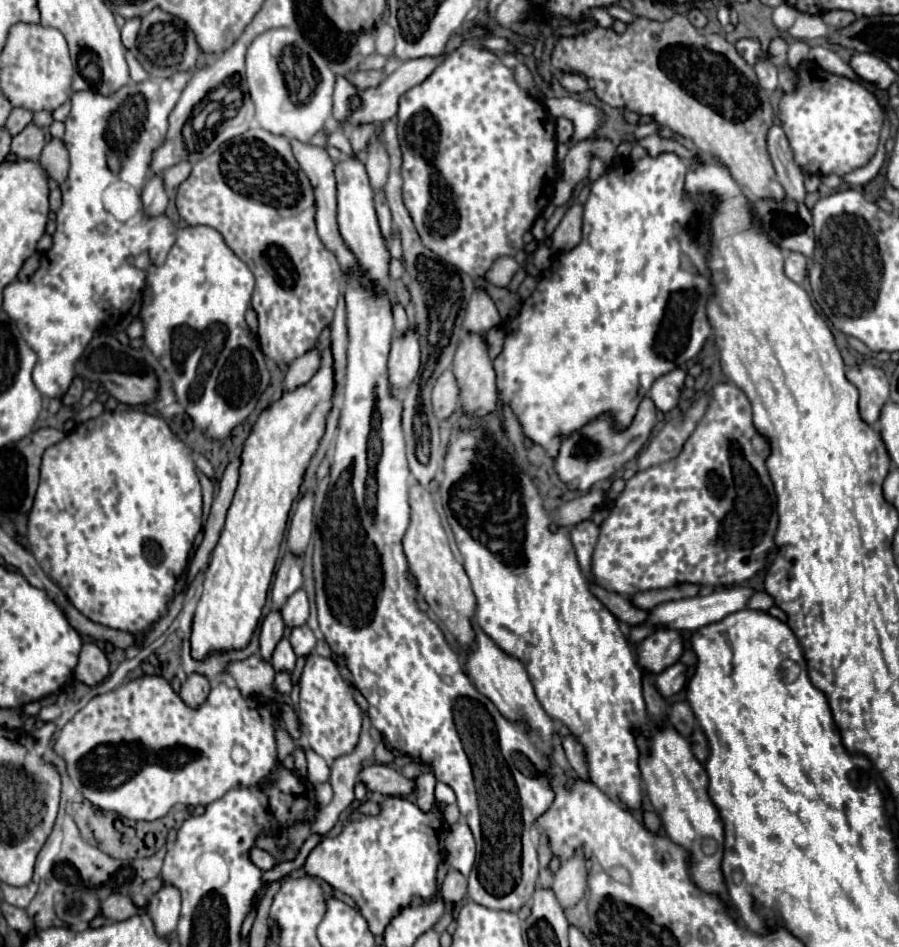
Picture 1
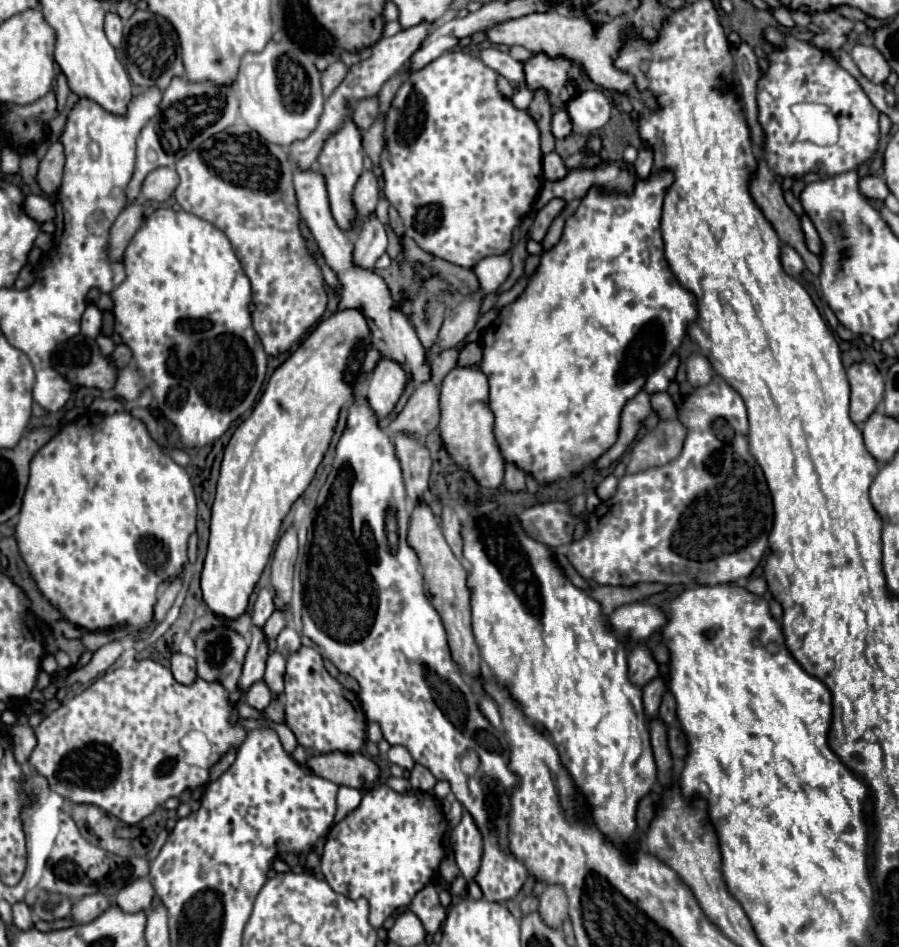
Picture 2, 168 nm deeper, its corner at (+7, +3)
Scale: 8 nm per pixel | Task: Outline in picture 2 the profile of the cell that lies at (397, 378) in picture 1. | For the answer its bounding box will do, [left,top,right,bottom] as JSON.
[366,359,406,417]

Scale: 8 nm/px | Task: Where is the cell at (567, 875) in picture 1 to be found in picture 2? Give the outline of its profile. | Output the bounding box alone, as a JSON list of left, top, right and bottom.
[538,885,568,927]

